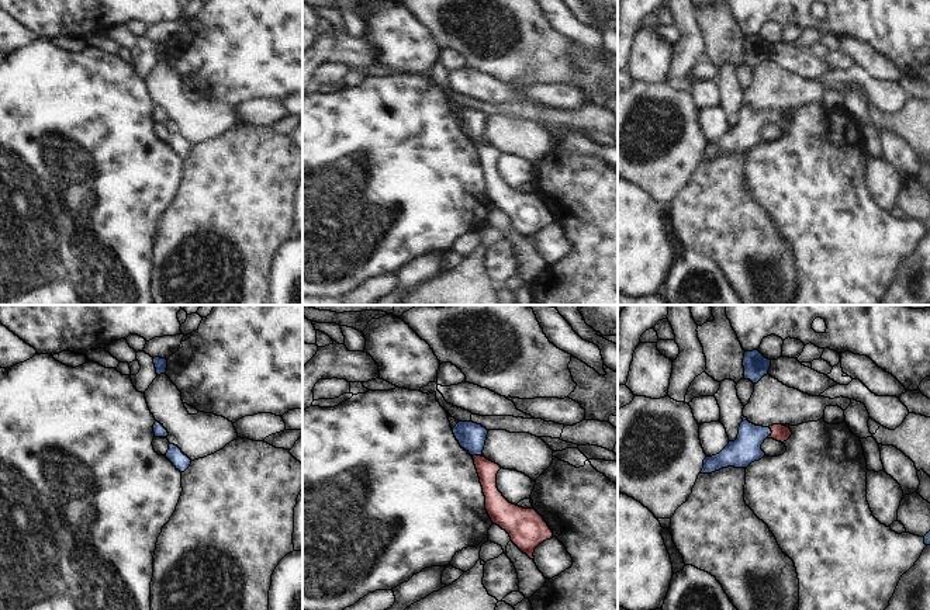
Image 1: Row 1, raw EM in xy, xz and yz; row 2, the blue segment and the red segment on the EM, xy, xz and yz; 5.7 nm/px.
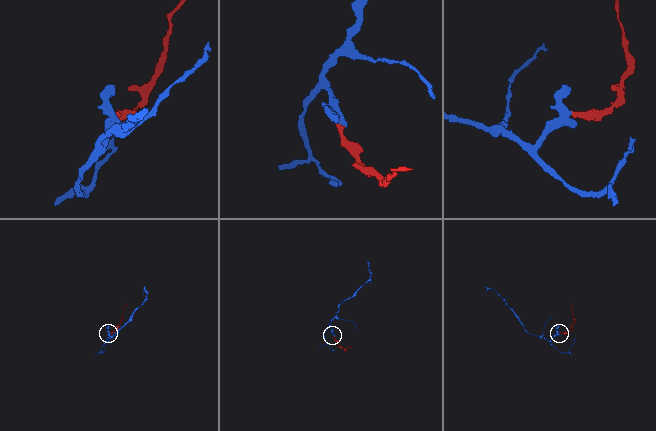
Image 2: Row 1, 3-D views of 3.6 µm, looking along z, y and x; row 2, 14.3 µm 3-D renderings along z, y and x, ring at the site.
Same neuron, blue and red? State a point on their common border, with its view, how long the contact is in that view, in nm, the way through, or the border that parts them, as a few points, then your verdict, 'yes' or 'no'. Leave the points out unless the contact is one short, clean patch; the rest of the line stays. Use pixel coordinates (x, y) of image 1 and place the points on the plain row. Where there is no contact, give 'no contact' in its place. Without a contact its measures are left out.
contact yz (770, 118); length 70 nm; way yz (746, 134), (761, 118), (770, 118), (781, 118); yes

